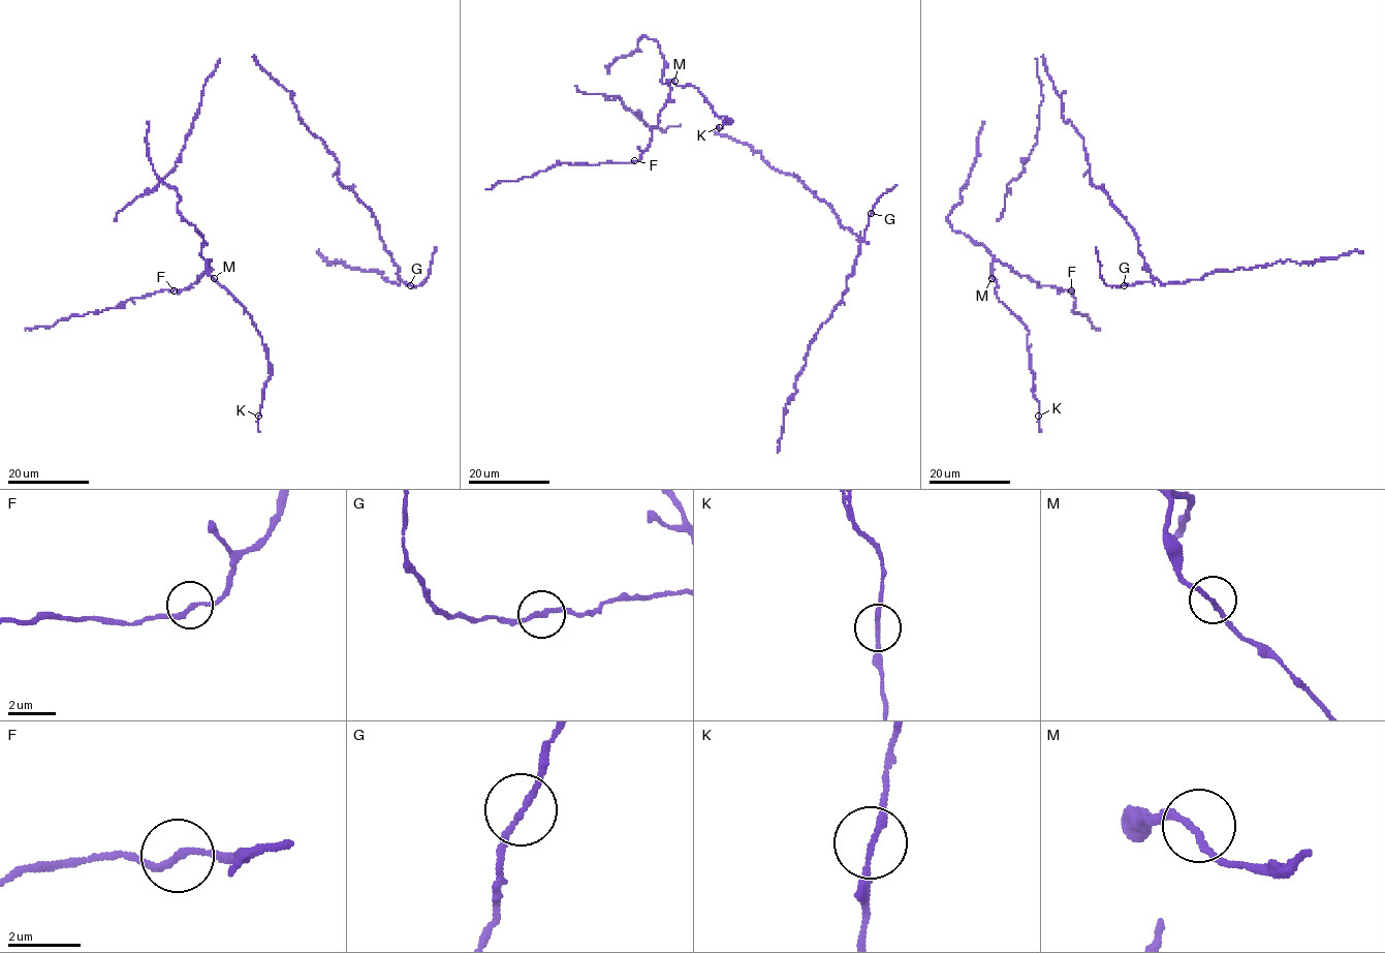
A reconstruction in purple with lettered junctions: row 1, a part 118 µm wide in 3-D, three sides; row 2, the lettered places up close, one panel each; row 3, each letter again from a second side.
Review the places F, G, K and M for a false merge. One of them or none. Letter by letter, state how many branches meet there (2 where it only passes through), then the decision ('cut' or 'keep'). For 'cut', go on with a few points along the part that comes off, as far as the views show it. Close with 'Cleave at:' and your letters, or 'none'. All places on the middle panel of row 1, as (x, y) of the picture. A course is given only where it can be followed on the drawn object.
F: branches 2; keep
G: branches 2; keep
K: branches 2; keep
M: branches 2; keep
Cleave at: none

